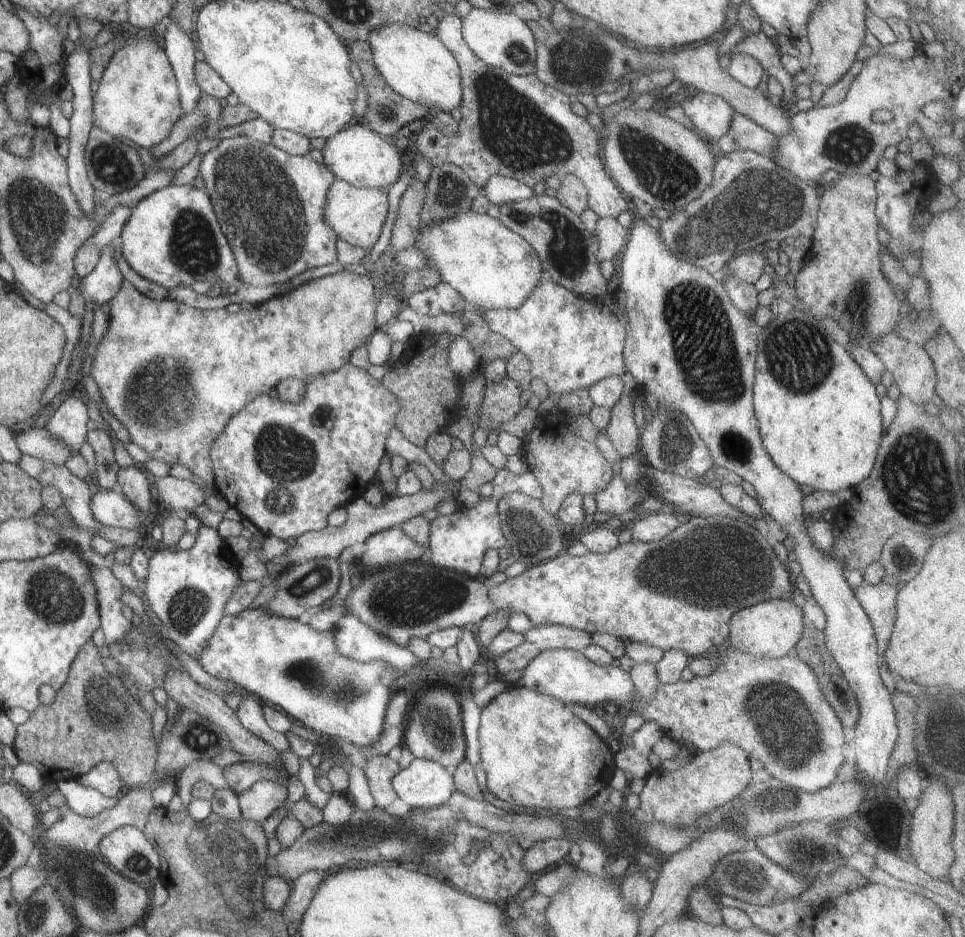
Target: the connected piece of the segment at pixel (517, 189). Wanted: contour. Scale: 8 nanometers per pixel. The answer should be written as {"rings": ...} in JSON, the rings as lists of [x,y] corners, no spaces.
{"rings":[[[502,175],[491,176],[480,189],[490,204],[498,206],[529,199],[535,195],[532,187]]]}

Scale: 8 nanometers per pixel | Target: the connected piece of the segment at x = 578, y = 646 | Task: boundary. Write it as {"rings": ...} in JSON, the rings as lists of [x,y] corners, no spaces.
{"rings":[[[562,625],[535,626],[527,634],[525,640],[534,643],[541,651],[548,649],[572,649],[582,652],[593,644],[591,635]]]}

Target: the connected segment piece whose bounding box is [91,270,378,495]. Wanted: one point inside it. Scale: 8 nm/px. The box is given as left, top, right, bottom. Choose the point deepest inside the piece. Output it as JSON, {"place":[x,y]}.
{"place":[150,346]}

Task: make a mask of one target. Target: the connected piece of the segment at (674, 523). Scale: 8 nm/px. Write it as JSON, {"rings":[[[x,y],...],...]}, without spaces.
{"rings":[[[668,510],[650,514],[638,520],[632,528],[633,538],[643,543],[651,543],[666,538],[680,526],[678,518]]]}

